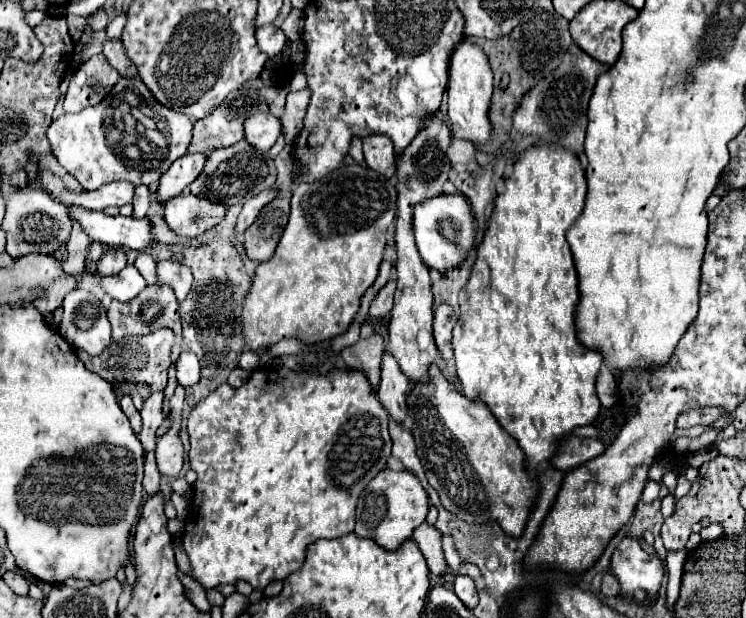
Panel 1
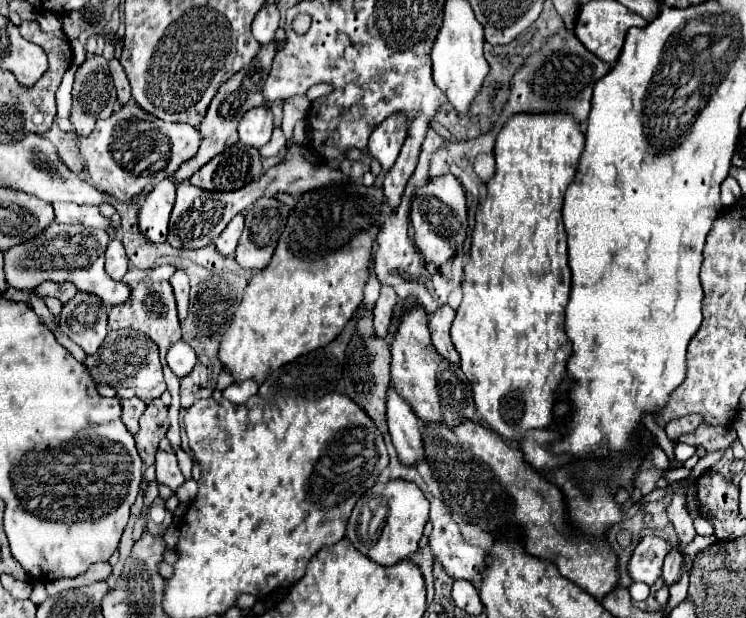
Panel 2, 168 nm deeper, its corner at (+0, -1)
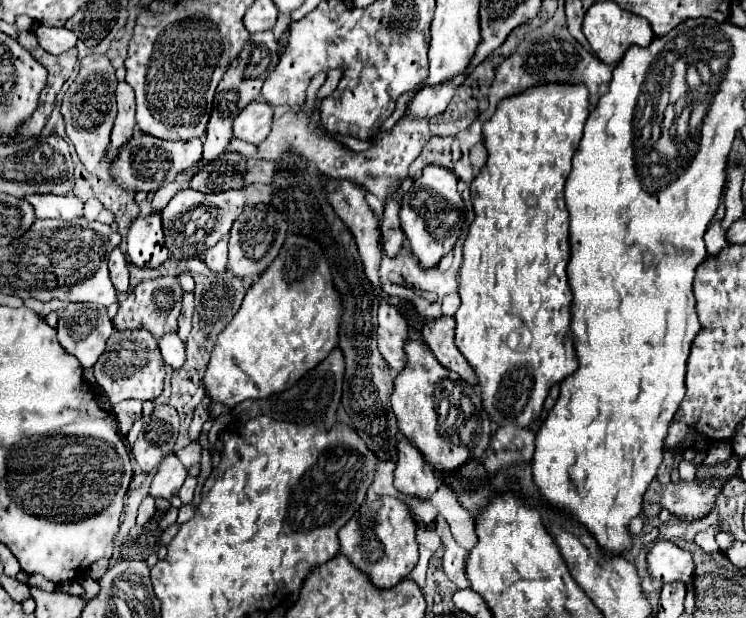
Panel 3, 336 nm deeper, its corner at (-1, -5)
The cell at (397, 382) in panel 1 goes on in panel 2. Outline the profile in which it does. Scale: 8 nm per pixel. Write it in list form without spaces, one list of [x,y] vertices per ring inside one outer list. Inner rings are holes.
[[[392,386],[388,388],[388,428],[392,444],[398,452],[398,460],[404,466],[416,466],[420,460],[424,460],[420,422]]]

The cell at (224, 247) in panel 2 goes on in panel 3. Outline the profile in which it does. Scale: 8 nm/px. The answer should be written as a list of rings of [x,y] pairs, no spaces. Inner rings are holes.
[[[223,238],[221,242],[217,242],[213,248],[209,248],[205,252],[205,264],[213,270],[213,272],[223,272],[227,268],[227,238]]]

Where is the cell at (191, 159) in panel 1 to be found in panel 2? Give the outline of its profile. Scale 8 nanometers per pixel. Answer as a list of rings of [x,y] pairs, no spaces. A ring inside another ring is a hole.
[[[166,178],[158,182],[150,194],[146,194],[144,202],[138,210],[138,228],[148,242],[164,242],[168,234],[168,218],[174,206],[176,182]]]

